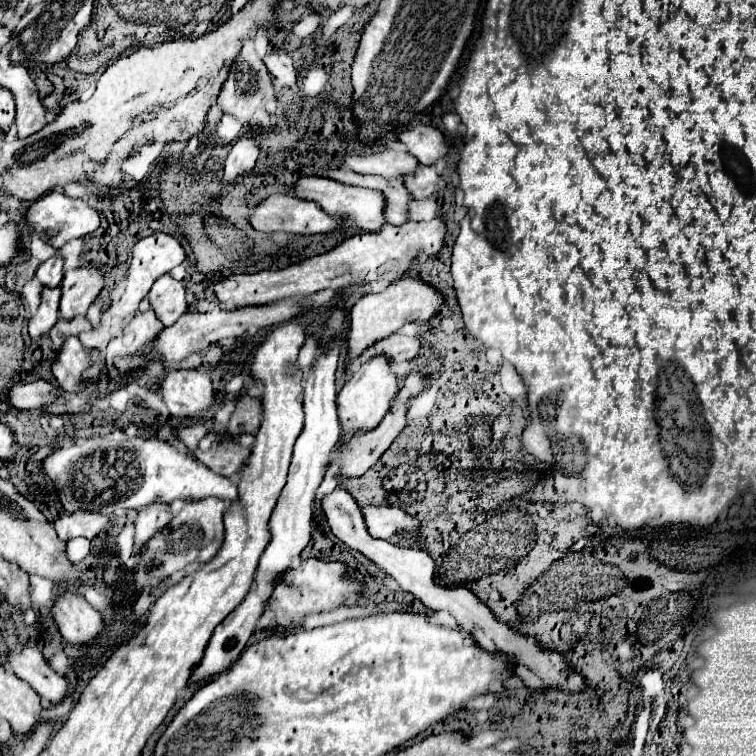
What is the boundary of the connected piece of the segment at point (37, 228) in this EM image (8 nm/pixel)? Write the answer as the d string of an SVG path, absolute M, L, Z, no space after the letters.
M51 191L43 197L39 197L25 213L25 223L31 227L33 233L43 233L47 235L47 243L51 245L61 245L69 239L79 239L79 237L85 237L89 233L93 233L97 227L99 227L99 213L95 209L91 209L85 201L81 199L71 199L71 197L65 197L63 193L59 191Z

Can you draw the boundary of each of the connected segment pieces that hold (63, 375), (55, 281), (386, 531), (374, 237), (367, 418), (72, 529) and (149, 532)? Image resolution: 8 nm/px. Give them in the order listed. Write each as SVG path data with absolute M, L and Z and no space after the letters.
M67 337L63 349L51 349L51 351L53 351L51 373L55 381L63 385L63 389L77 389L81 373L101 357L99 353L93 353L93 357L89 357L89 353L83 351L77 337Z
M55 255L47 261L43 261L37 269L37 279L45 285L45 287L57 287L63 279L63 257Z
M361 507L363 521L367 525L367 531L375 539L387 539L393 541L397 537L403 537L407 533L415 533L419 529L419 521L405 511L397 507Z
M437 217L433 221L421 221L413 223L407 221L399 227L385 225L379 233L361 233L347 241L343 241L339 247L325 255L311 257L299 265L289 265L283 271L261 271L253 275L229 275L223 277L219 283L213 285L213 293L217 303L223 309L241 309L249 305L269 305L277 299L293 297L303 299L323 289L343 291L345 287L351 287L355 283L355 277L359 277L361 271L367 273L367 281L397 281L417 259L417 253L423 249L429 257L435 257L439 249L443 247L445 237L445 225Z
M373 357L361 365L337 395L337 417L345 435L367 433L375 429L389 409L389 401L397 391L397 377L389 373L389 363L383 357Z
M75 511L71 515L59 515L53 521L53 527L61 541L69 541L75 537L87 537L93 539L95 535L107 531L111 525L109 517L99 515L99 513L85 513L85 511Z
M153 501L151 505L143 507L135 521L135 547L141 549L167 523L169 523L169 503Z

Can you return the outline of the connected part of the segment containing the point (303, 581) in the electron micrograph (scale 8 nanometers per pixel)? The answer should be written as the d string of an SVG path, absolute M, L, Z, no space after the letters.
M307 559L307 561L301 561L297 569L291 569L285 573L285 579L275 587L267 603L267 609L275 609L275 621L281 627L299 627L303 625L305 617L311 613L333 611L339 605L345 605L345 597L351 593L357 593L359 589L361 589L361 583L355 583L345 577L343 563Z

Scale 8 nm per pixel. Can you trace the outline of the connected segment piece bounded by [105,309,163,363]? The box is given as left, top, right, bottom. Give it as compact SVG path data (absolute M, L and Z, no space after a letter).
M151 309L145 311L145 313L137 311L131 317L131 321L127 323L127 327L121 331L121 335L109 341L109 345L105 349L107 361L111 363L115 357L131 355L139 347L149 345L159 335L159 329L163 329L163 325L161 325L161 321L157 319L157 315Z

